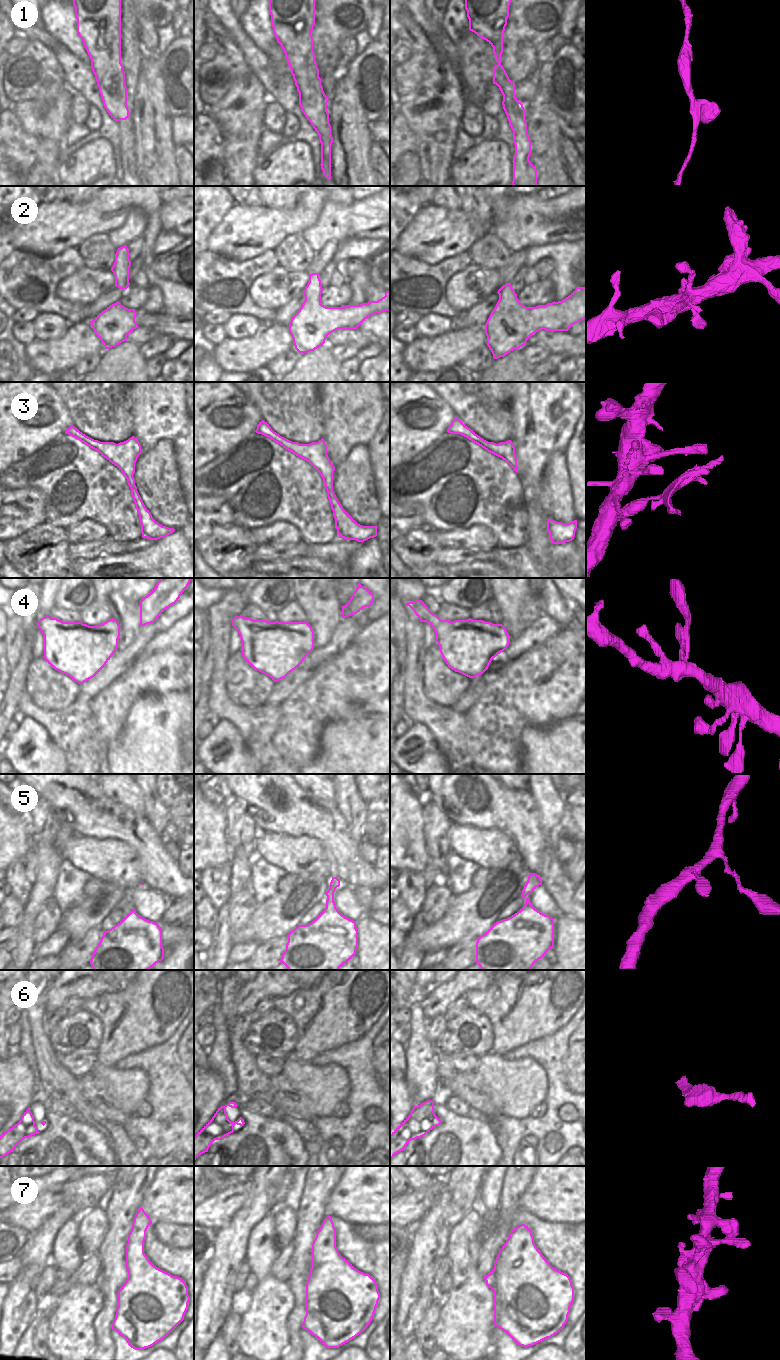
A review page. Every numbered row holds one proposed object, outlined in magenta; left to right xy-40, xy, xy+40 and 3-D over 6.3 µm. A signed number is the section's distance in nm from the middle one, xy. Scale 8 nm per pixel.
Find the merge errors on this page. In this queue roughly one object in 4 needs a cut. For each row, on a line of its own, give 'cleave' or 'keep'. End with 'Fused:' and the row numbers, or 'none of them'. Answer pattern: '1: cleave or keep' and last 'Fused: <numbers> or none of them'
1: keep
2: keep
3: keep
4: keep
5: keep
6: cleave
7: keep
Fused: 6

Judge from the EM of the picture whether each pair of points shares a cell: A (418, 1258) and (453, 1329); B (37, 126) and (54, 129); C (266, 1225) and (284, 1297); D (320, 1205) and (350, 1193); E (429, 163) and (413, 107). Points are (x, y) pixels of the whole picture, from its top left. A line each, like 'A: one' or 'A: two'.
A: two
B: one
C: one
D: two
E: one

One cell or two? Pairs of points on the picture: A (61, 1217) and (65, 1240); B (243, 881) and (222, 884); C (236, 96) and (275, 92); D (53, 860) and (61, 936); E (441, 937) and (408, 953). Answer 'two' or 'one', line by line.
A: two
B: two
C: two
D: two
E: two

